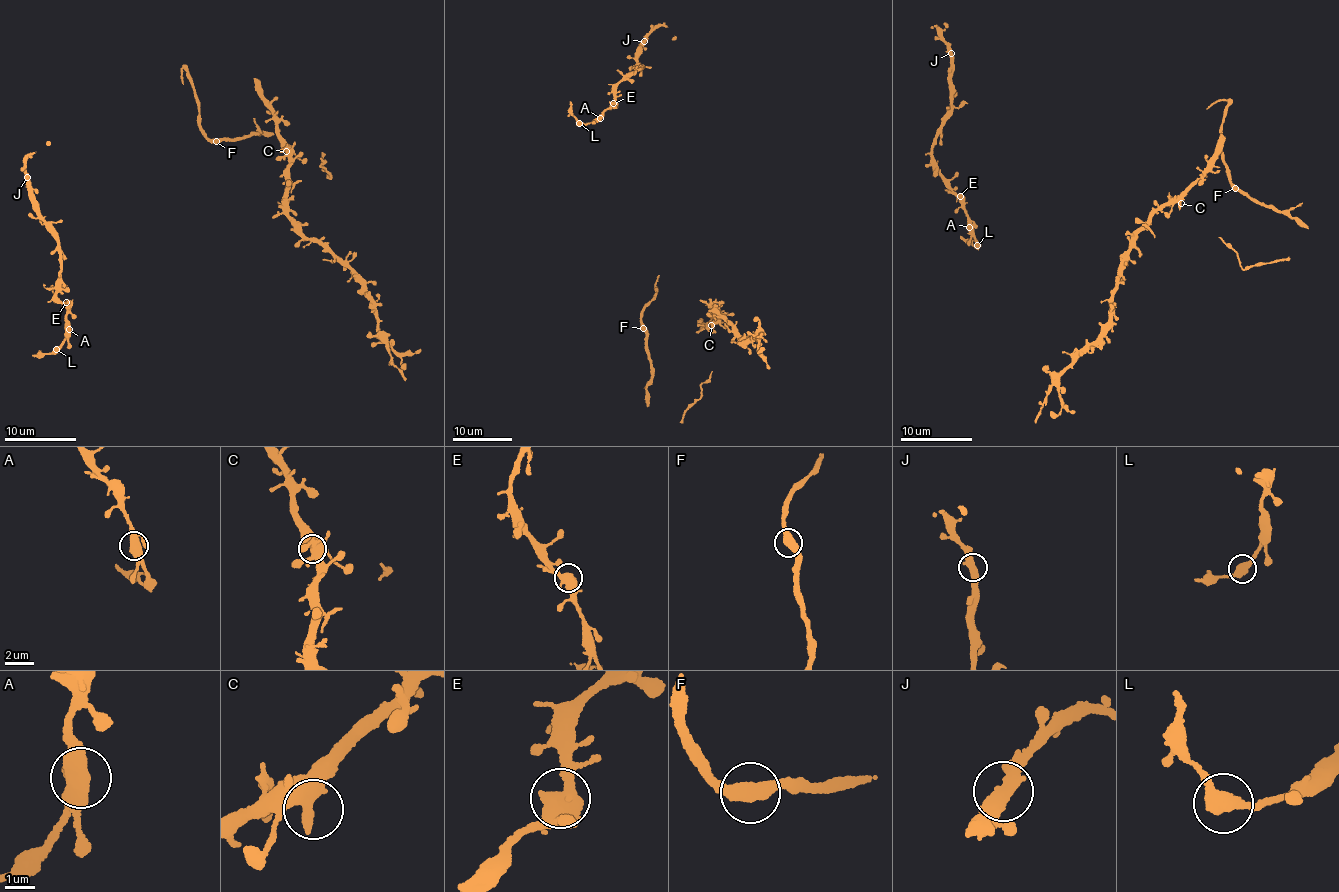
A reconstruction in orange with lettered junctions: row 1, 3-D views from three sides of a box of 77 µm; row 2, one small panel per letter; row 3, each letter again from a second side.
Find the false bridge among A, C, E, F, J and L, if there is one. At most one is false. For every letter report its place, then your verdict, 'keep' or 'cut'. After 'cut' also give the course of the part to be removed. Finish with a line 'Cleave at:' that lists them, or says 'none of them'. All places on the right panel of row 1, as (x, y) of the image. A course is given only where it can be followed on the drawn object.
A: place (969, 227); keep
C: place (1181, 203); keep
E: place (960, 196); keep
F: place (1235, 188); keep
J: place (951, 53); keep
L: place (977, 245); cut; course (977, 246), (960, 235)
Cleave at: L

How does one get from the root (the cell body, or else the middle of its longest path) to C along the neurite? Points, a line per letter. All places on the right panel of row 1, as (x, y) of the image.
C: (1150, 219), (1168, 204), (1181, 203)

